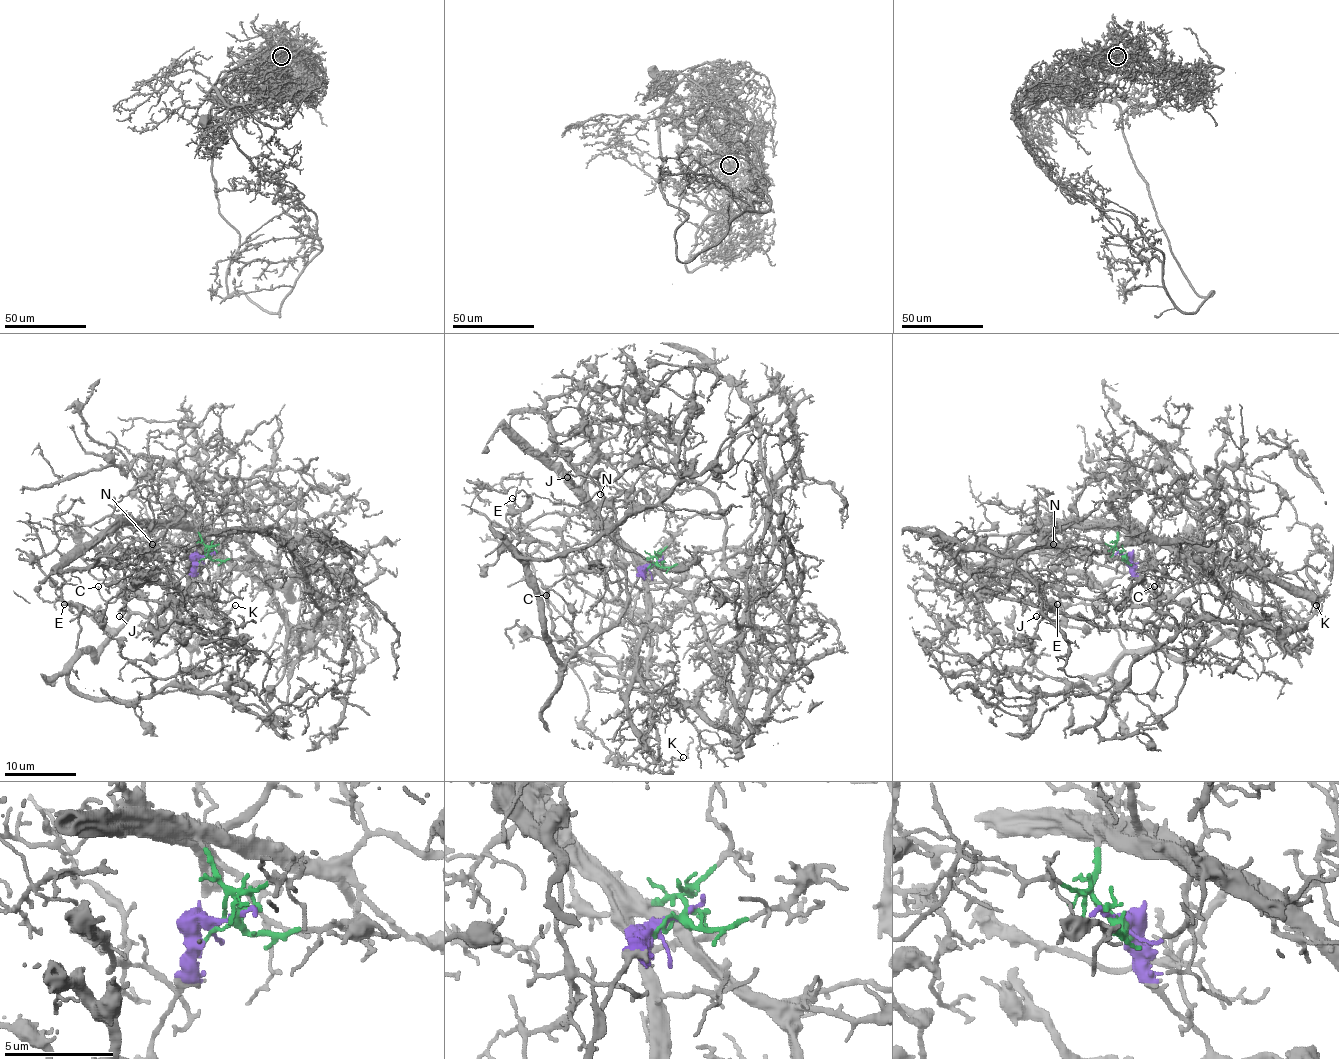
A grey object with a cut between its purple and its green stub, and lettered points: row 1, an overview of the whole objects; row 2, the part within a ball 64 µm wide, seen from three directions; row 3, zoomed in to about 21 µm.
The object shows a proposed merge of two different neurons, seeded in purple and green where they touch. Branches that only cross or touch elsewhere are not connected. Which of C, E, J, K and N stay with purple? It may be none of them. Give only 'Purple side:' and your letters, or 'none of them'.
Purple side: C, E, J, N

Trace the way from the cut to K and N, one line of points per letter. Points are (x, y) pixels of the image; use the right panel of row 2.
K: (1123, 556), (1116, 532), (1131, 525), (1181, 548), (1259, 604), (1307, 619), (1320, 612), (1316, 604)
N: (1123, 556), (1129, 561), (1131, 574), (1154, 597), (1150, 603), (1112, 603), (1089, 577), (1082, 577), (1053, 543)

